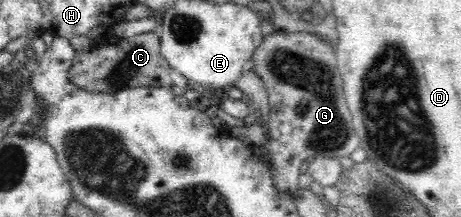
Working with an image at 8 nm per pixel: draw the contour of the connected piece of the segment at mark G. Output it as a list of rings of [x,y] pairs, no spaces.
[[[273,32],[263,36],[250,61],[269,97],[269,146],[272,183],[288,197],[300,188],[300,165],[316,156],[351,157],[359,137],[344,101],[334,48],[314,32]]]

